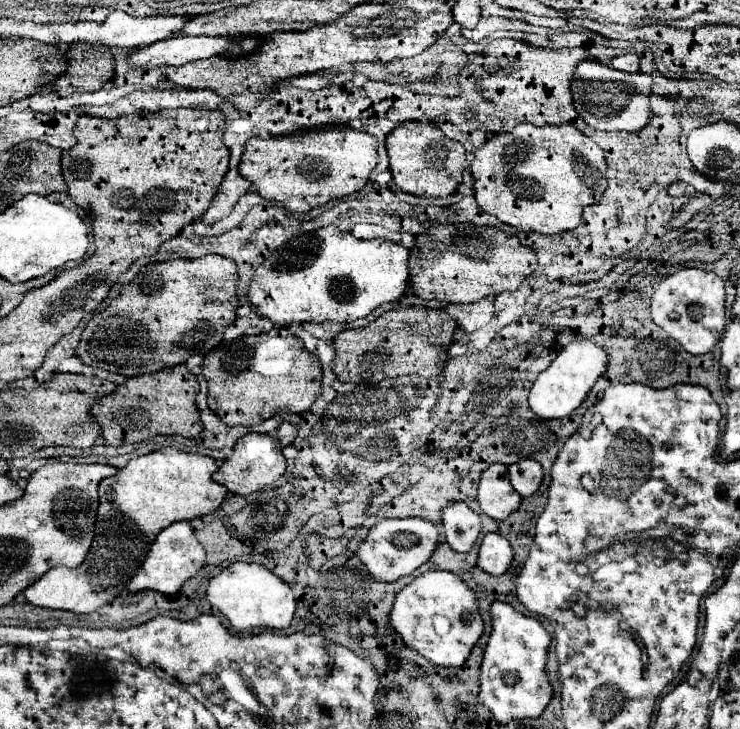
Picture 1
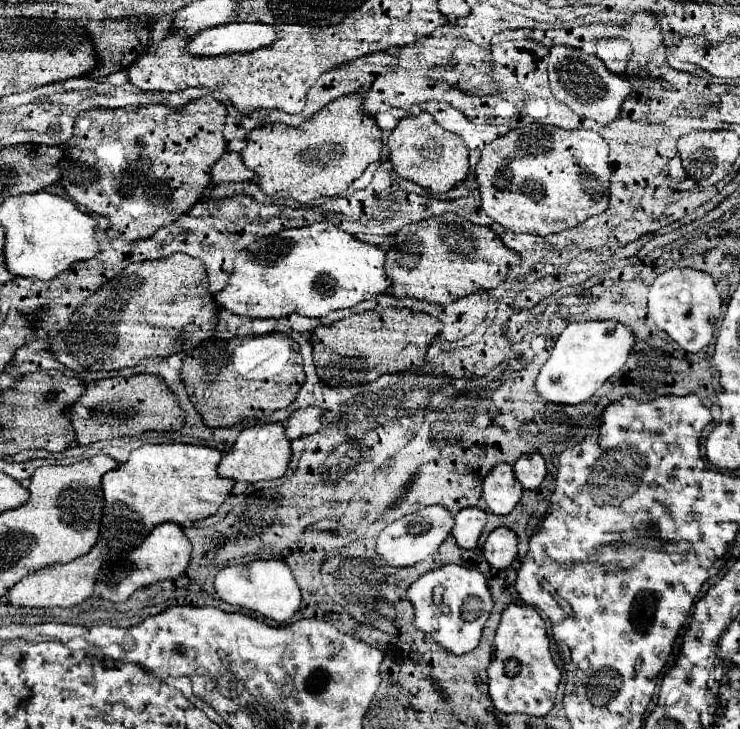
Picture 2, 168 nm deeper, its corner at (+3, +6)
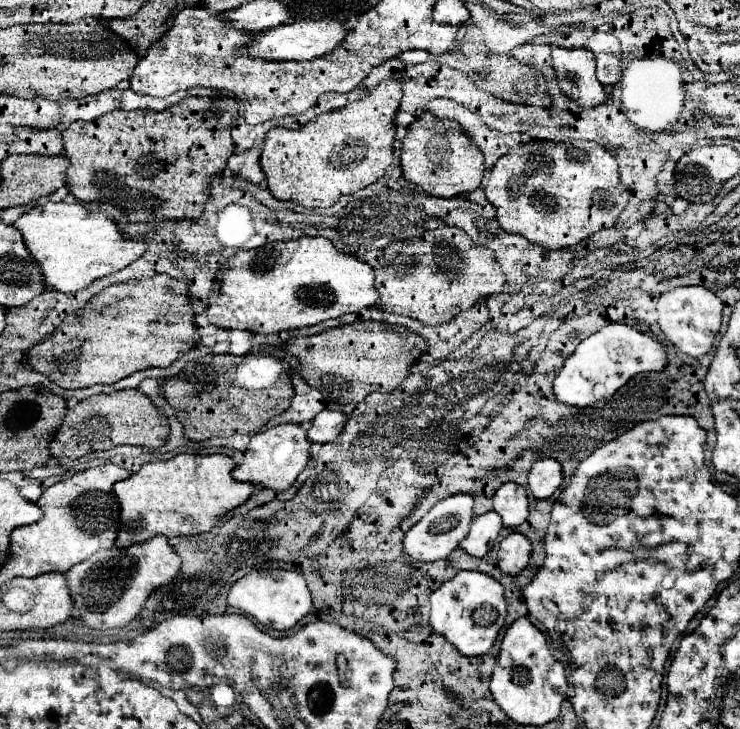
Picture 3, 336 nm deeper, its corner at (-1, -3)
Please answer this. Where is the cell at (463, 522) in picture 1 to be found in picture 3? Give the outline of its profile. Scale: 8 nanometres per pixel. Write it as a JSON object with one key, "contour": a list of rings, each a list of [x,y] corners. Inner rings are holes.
{"contour":[[[485,512],[481,516],[475,516],[471,522],[471,532],[459,546],[467,554],[483,558],[493,548],[493,542],[499,538],[501,528],[503,528],[501,518],[495,512]]]}

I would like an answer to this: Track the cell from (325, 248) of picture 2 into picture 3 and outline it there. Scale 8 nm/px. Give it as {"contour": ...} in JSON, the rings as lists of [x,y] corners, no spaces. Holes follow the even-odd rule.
{"contour":[[[323,236],[273,242],[255,250],[239,250],[227,258],[207,298],[207,318],[213,326],[273,334],[313,326],[347,312],[379,304],[373,288],[373,268],[355,256],[339,252]]]}

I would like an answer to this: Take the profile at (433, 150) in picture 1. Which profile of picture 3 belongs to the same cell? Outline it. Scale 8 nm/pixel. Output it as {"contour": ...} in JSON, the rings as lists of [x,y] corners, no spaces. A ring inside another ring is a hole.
{"contour":[[[423,112],[407,128],[407,136],[403,138],[401,168],[409,182],[425,188],[431,196],[453,198],[457,194],[469,194],[481,186],[485,160],[479,146],[461,130],[455,120],[437,118],[431,112]]]}

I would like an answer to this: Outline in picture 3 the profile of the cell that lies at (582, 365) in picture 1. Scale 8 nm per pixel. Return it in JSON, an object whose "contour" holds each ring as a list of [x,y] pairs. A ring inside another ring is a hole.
{"contour":[[[607,324],[587,340],[583,340],[575,354],[569,356],[555,378],[555,396],[563,404],[571,406],[591,406],[597,400],[611,398],[621,386],[627,384],[637,374],[643,372],[659,372],[667,368],[667,352],[665,348],[653,340],[649,334],[639,332],[627,324]]]}

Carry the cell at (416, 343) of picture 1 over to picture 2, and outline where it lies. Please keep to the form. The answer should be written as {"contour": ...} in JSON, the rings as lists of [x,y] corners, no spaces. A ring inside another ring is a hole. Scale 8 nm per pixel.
{"contour":[[[385,307],[335,321],[315,329],[311,337],[317,375],[327,385],[347,385],[375,381],[383,373],[417,369],[425,363],[425,353],[441,329],[443,323],[437,317],[399,307]]]}

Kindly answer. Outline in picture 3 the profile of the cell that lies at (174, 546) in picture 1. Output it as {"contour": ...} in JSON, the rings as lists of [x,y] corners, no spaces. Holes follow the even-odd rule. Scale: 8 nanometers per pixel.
{"contour":[[[155,536],[131,548],[99,550],[85,562],[79,562],[71,570],[67,570],[65,578],[77,616],[89,628],[109,630],[129,624],[141,612],[149,594],[157,586],[163,586],[175,578],[179,566],[181,560],[177,552],[167,544],[167,538]]]}

